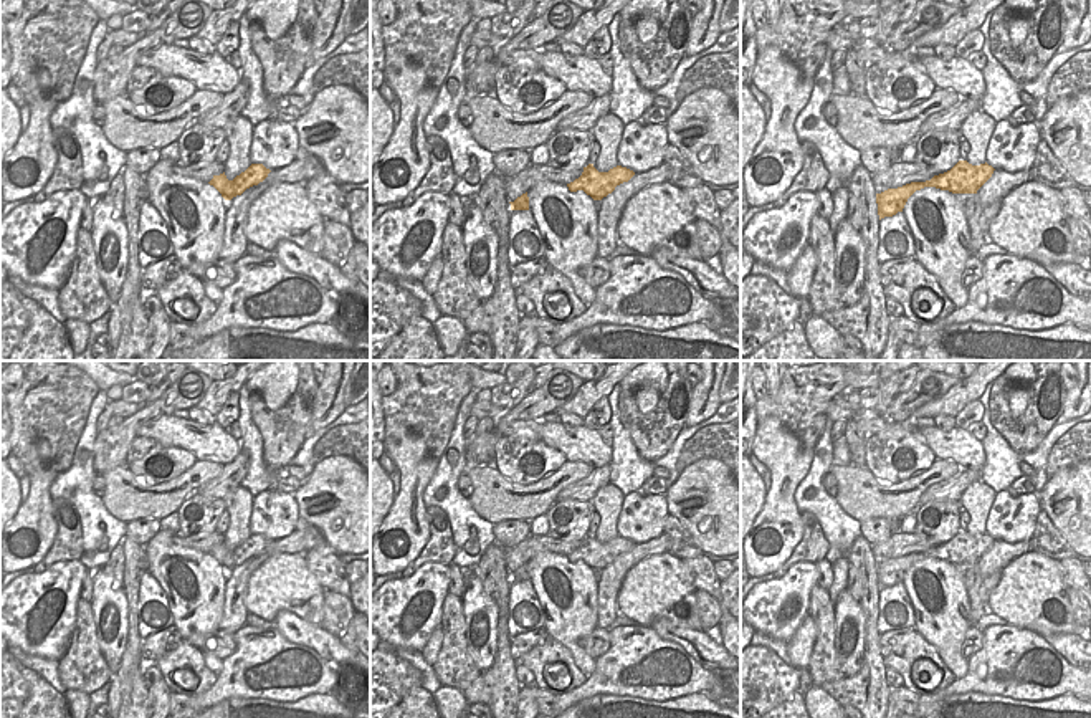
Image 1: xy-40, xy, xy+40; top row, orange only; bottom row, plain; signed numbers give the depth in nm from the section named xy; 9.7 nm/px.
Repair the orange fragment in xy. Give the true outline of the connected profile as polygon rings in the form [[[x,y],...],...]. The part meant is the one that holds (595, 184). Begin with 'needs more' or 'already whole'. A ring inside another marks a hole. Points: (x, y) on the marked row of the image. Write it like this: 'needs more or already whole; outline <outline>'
already whole; outline [[[593,164],[584,167],[579,179],[567,184],[570,192],[584,190],[593,200],[602,200],[615,190],[617,185],[628,182],[635,175],[633,170],[617,165],[608,172],[598,172]]]

